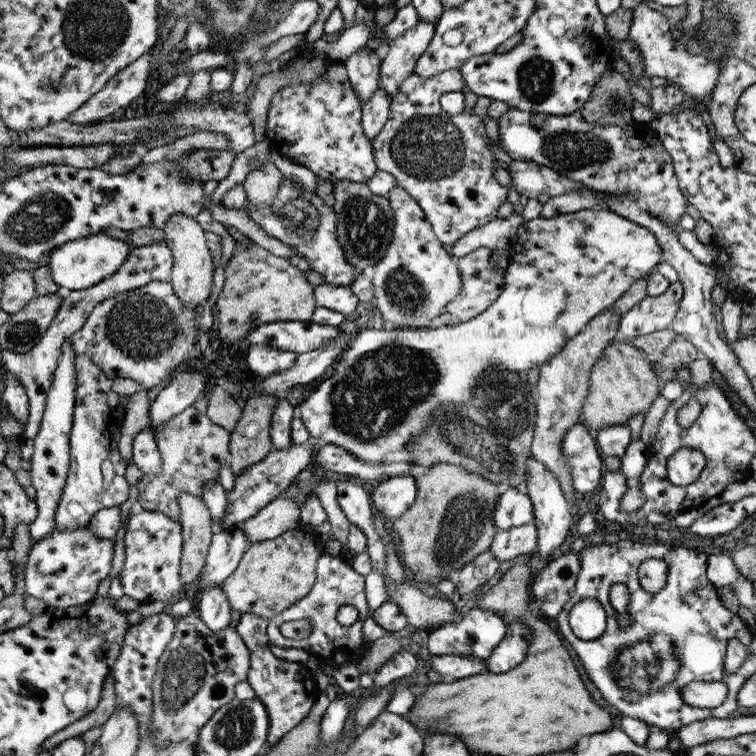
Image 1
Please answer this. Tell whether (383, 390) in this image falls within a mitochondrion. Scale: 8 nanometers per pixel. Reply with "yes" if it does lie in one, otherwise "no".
yes

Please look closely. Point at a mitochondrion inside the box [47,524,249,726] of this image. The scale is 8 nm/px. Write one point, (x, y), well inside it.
(181, 677)

